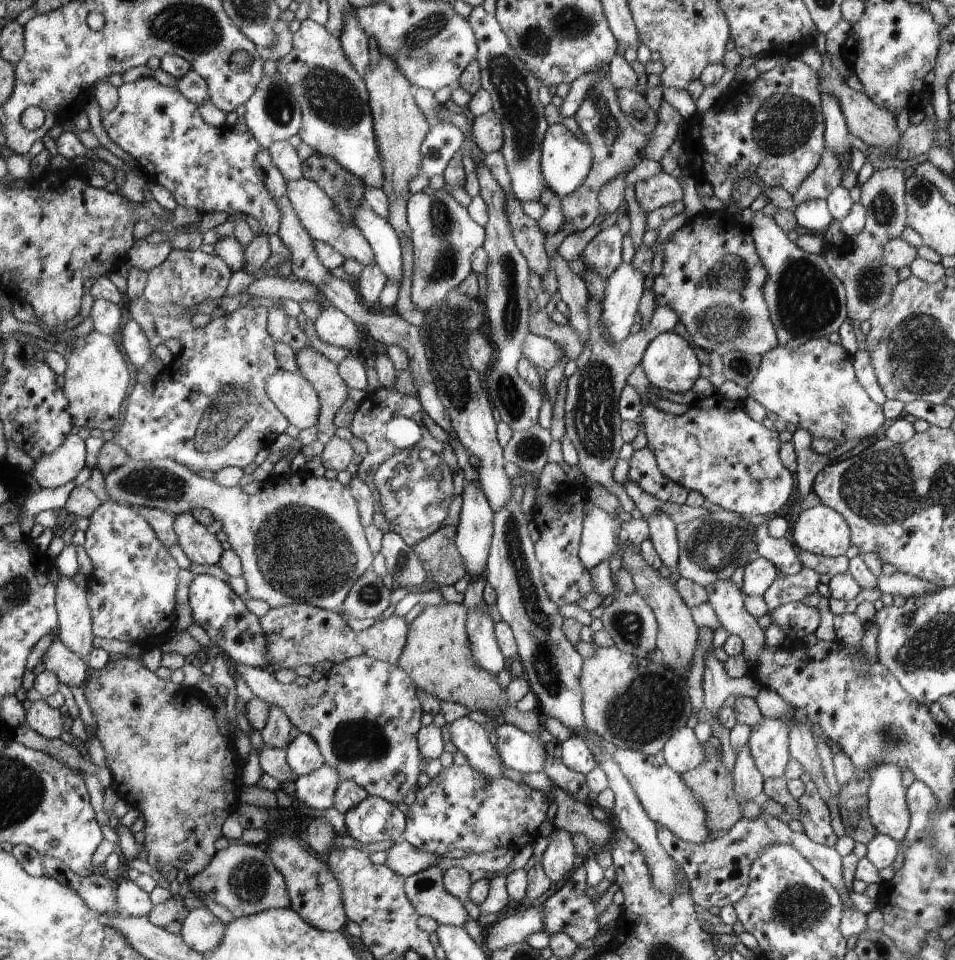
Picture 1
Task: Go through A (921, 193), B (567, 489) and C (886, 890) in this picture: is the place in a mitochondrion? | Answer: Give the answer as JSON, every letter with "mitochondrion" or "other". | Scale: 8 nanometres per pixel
{"A":"mitochondrion","B":"other","C":"other"}

